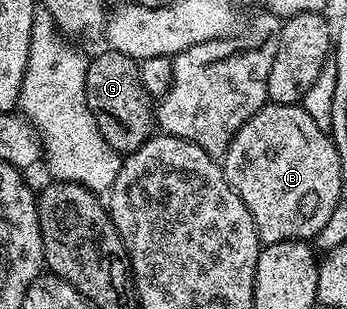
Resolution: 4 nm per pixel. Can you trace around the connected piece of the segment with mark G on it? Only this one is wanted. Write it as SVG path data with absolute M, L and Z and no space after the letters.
M102 49L103 52L96 59L90 61L87 68L87 104L99 124L99 132L103 132L103 140L111 144L111 148L118 154L124 156L135 152L148 138L152 138L155 133L155 102L150 98L147 88L143 88L141 77L139 76L138 59L131 56L123 56L123 52Z

